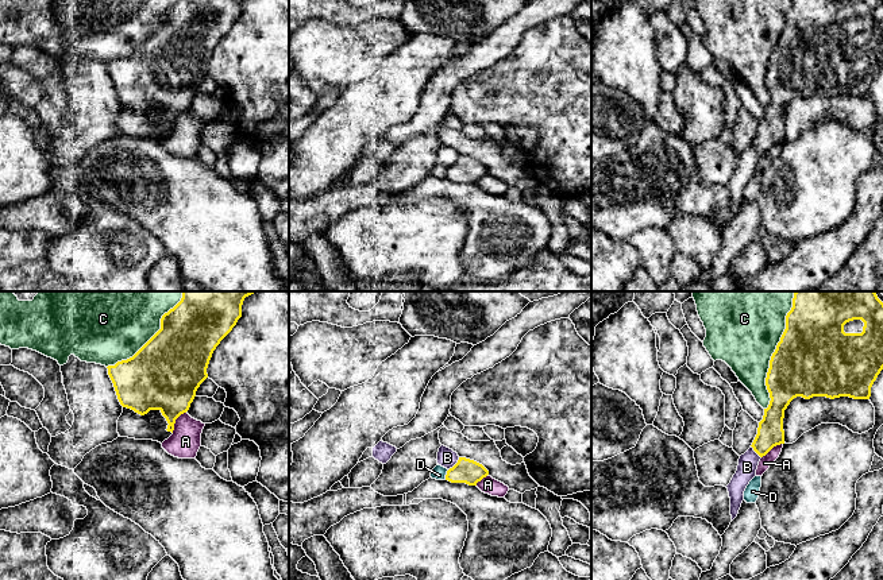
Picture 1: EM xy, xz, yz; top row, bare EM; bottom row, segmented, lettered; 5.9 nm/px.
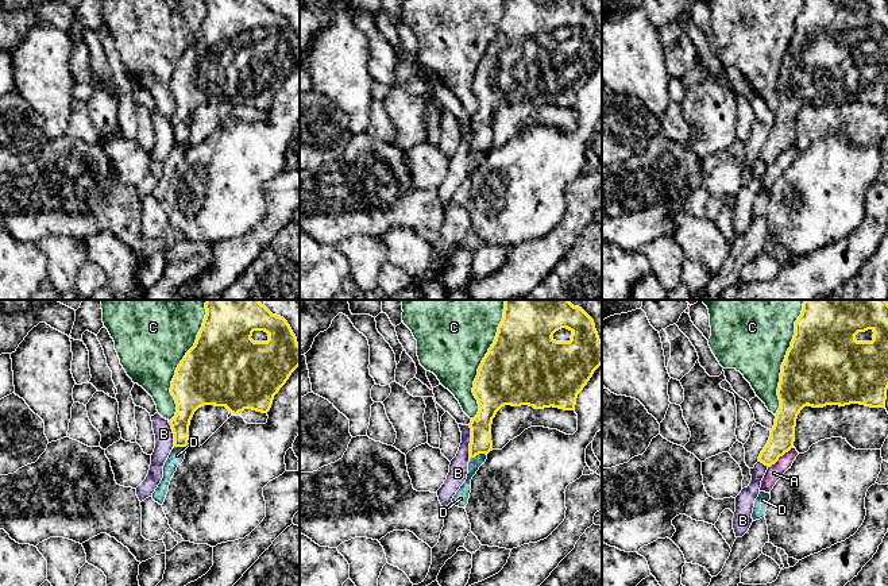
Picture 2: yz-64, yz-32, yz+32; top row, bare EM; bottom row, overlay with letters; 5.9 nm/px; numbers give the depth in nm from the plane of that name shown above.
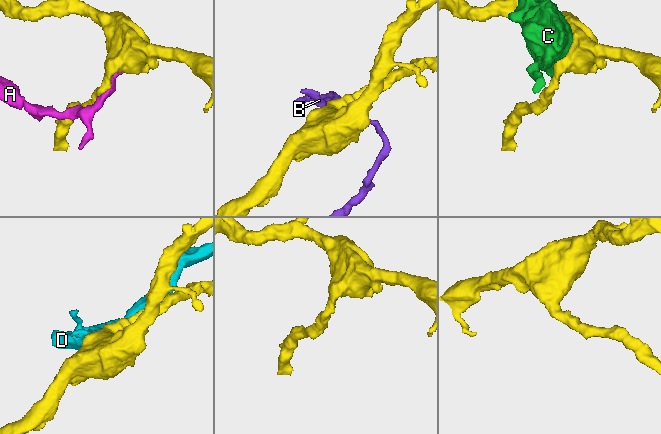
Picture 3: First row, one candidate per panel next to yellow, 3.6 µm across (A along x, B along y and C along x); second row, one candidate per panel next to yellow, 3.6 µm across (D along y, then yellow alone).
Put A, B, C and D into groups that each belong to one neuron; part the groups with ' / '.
A / B / C / D

